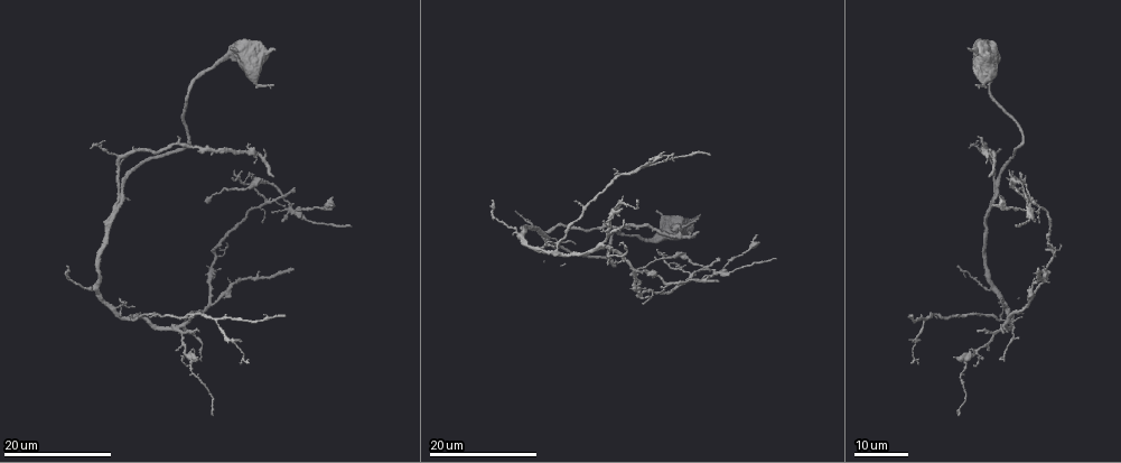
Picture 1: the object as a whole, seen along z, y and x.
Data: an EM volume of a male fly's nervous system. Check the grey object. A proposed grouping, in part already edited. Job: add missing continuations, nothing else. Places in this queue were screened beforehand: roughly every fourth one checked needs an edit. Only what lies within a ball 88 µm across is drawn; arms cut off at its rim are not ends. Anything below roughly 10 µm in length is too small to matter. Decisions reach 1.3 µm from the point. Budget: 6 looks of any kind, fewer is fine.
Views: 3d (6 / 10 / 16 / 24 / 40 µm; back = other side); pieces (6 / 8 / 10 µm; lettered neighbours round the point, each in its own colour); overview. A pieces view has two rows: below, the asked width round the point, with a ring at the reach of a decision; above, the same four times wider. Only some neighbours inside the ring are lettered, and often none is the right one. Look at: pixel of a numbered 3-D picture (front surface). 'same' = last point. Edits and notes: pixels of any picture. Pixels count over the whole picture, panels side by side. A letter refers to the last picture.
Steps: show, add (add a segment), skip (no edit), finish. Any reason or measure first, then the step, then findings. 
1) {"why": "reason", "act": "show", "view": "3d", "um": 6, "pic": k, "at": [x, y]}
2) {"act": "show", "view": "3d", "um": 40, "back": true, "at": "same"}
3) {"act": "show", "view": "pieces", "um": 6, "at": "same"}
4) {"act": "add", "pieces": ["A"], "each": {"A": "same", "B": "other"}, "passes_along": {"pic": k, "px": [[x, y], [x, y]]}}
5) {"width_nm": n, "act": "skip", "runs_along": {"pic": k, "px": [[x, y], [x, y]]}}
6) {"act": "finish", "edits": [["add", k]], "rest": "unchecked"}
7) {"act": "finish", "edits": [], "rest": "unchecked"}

{"why": "an open end", "act": "show", "view": "3d", "um": 24, "pic": 1, "at": [625, 220]}

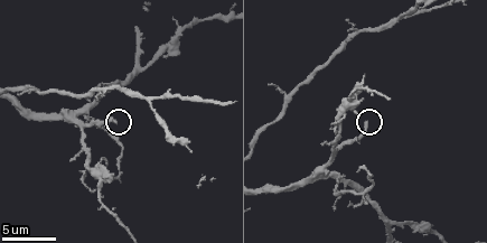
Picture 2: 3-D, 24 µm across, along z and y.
{"why": "what lies round it", "act": "show", "view": "pieces", "um": 10, "pic": 2, "at": [365, 121]}

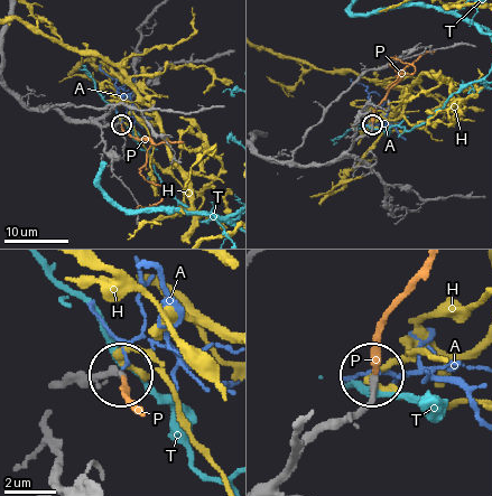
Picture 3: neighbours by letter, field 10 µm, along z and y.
{"act": "add", "pieces": ["P"], "each": {"A": "other", "H": "other", "P": "same", "T": "other"}, "passes_along": {"pic": 3, "px": [[328, 427], [346, 422], [370, 401], [376, 330], [417, 272]]}, "found": "the neuron continues"}

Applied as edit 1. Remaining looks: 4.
{"act": "show", "view": "overview"}

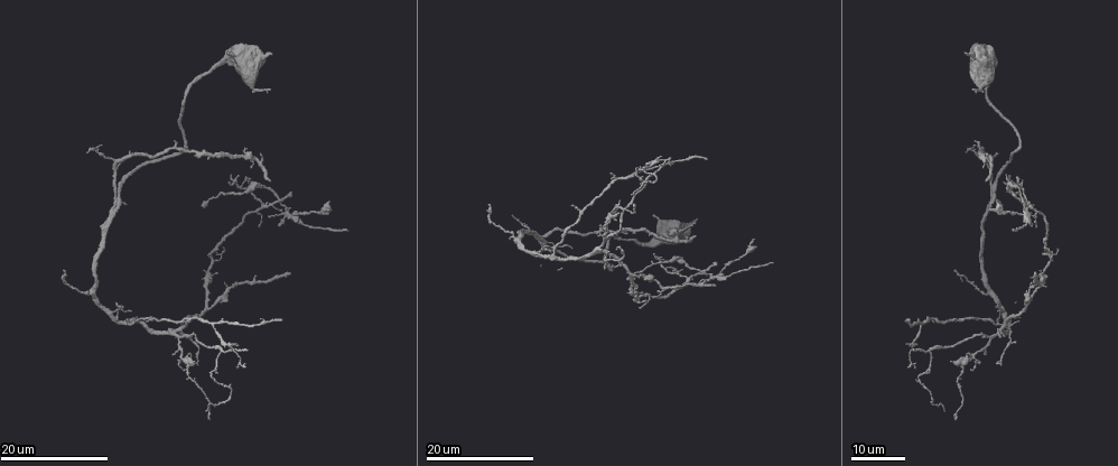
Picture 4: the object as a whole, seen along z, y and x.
{"why": "an open end", "act": "show", "view": "3d", "um": 16, "pic": 4, "at": [247, 349]}

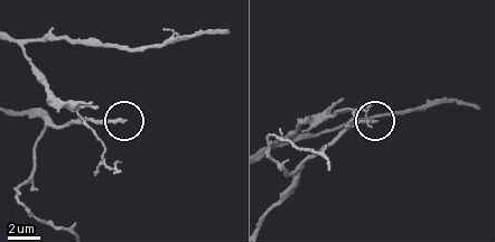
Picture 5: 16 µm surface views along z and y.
{"act": "show", "view": "pieces", "um": 10, "pic": 5, "at": [374, 122]}

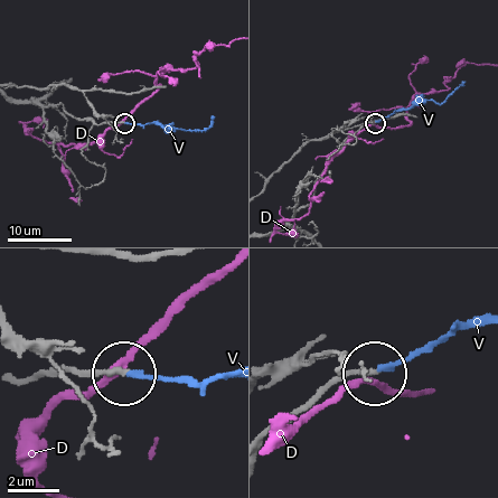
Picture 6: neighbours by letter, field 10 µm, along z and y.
{"act": "add", "pieces": ["V"], "each": {"D": "other", "V": "same"}, "found": "the neuron continues"}

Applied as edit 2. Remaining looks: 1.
{"act": "finish", "edits": [["add", 3], ["add", 6]], "rest": "unchecked"}

